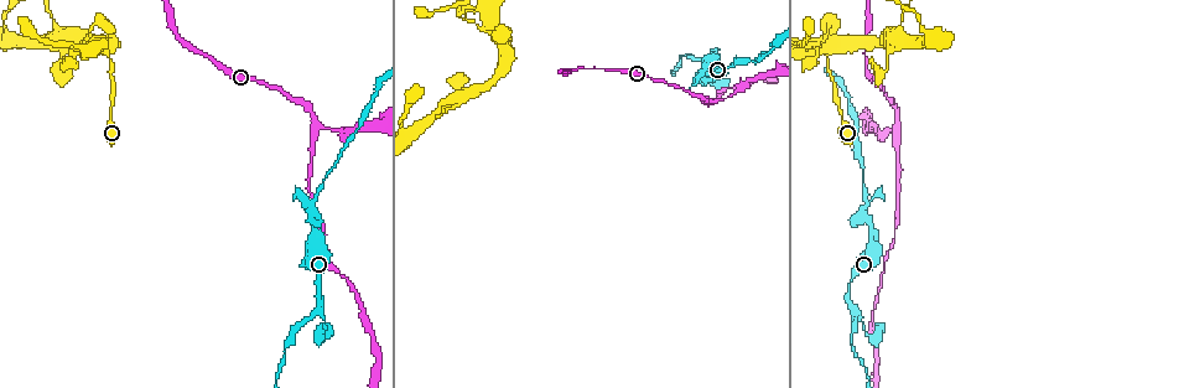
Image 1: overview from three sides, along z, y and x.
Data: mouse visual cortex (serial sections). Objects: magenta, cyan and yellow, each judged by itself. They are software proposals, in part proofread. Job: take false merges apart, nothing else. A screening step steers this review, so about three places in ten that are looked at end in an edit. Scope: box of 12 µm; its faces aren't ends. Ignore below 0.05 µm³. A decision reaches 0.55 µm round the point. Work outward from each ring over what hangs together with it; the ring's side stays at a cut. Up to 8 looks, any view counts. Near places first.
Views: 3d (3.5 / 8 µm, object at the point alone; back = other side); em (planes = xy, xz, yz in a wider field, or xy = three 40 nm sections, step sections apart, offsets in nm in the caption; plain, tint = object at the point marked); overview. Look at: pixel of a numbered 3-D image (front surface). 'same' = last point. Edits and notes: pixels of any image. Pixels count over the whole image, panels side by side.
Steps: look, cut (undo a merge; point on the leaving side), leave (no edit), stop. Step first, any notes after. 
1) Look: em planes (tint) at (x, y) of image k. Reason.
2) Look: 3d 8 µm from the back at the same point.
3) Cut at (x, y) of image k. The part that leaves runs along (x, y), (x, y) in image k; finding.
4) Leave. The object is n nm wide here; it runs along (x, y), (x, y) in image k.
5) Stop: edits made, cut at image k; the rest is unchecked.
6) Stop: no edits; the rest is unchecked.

Look: em xy step 3 (tint) at (105, 50) of image 1. Narrows sharply.

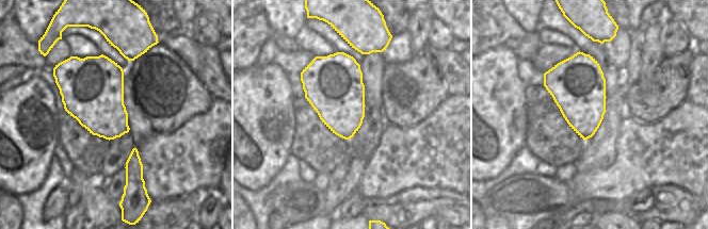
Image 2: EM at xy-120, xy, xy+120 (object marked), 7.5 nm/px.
Look: 3d 3.5 µm at the same point. Wider look.

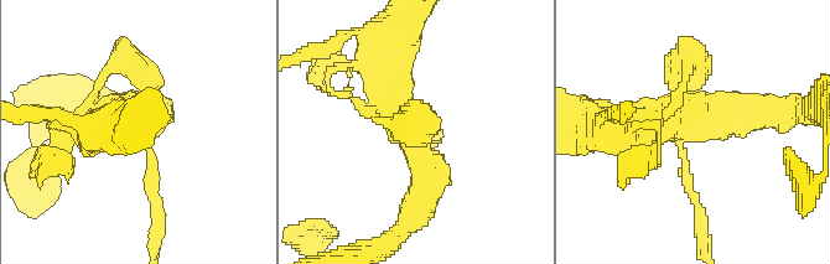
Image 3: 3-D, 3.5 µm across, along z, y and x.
Leave. The object is 440 nm wide here; it runs along (695, 201), (681, 132), (755, 109) in image 3; all the same cell.

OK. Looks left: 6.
Look: 3d 3.5 µm at (713, 77) of image 1. Thick turns thin.

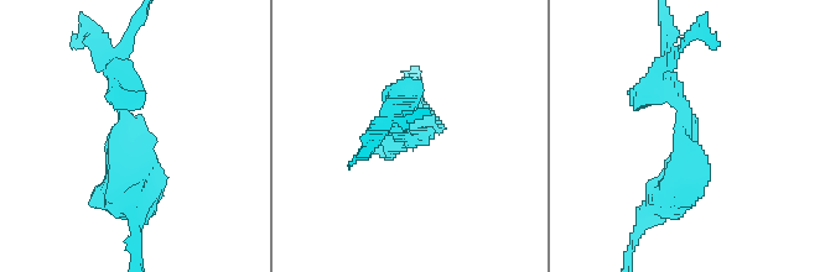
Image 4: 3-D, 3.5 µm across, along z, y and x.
Look: em xy step 3 (plain) at (127, 121) of image 4. Need the tissue.

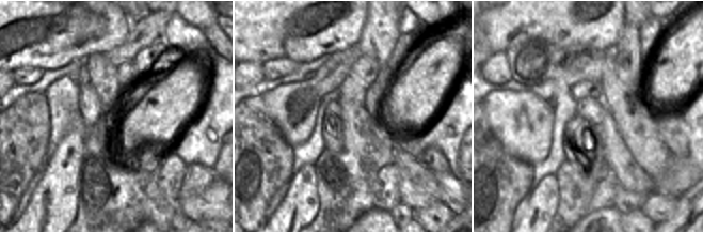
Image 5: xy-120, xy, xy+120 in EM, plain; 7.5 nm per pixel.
Look: em xy step 3 (tint) at the same point.

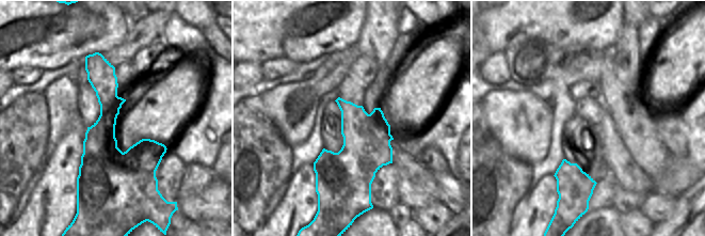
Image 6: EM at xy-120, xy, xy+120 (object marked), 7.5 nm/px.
Cut at (134, 104) of image 4. Two cells meet here.

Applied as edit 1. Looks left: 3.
Look: overview.

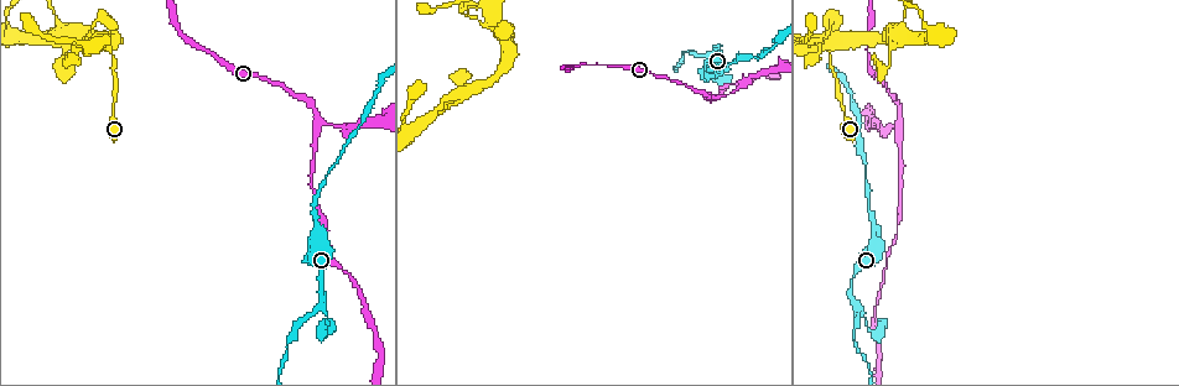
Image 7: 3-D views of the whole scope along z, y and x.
Look: 3d 3.5 µm from the back at (901, 119) of image 7. Three arms meet.

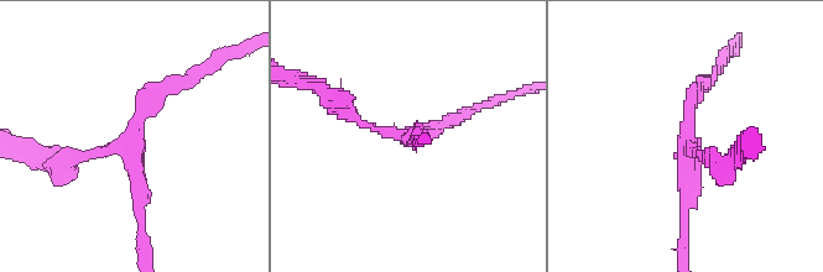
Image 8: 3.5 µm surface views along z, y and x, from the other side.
Look: em xy step 1 (tint) at (686, 142) of image 8.

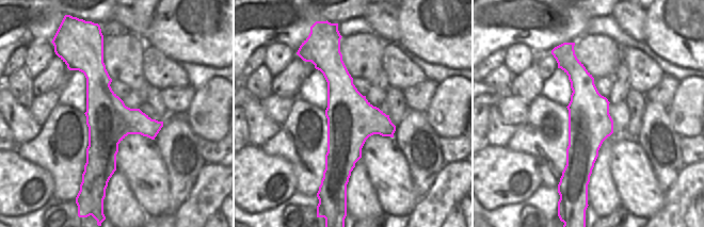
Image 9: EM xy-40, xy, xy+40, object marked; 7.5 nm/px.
Leave. The arms are 150, 200, 200 nm wide; one cell here.

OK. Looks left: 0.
Stop: edits made, cut at image 4; the rest is unchecked.

